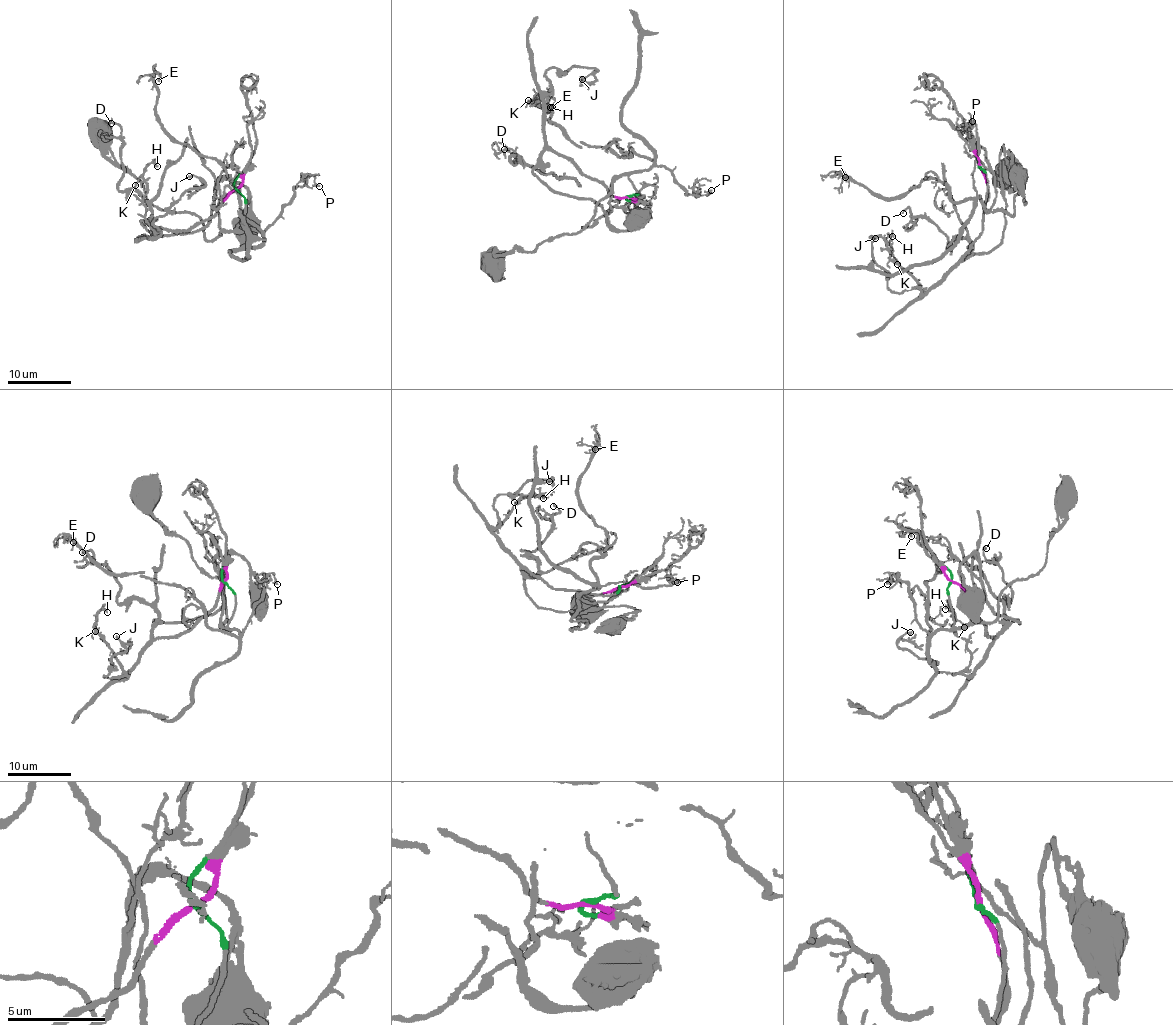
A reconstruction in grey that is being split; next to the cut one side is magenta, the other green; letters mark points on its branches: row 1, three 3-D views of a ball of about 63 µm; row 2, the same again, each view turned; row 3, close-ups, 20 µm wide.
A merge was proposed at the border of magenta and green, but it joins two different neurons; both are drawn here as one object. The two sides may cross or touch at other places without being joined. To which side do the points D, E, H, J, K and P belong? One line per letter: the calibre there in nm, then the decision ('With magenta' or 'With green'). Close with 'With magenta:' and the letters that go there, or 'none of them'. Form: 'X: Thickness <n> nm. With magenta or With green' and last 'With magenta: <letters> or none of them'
D: Thickness 190 nm. With magenta
E: Thickness 200 nm. With green
H: Thickness 160 nm. With magenta
J: Thickness 200 nm. With magenta
K: Thickness 180 nm. With magenta
P: Thickness 200 nm. With green
With magenta: D, H, J, K

